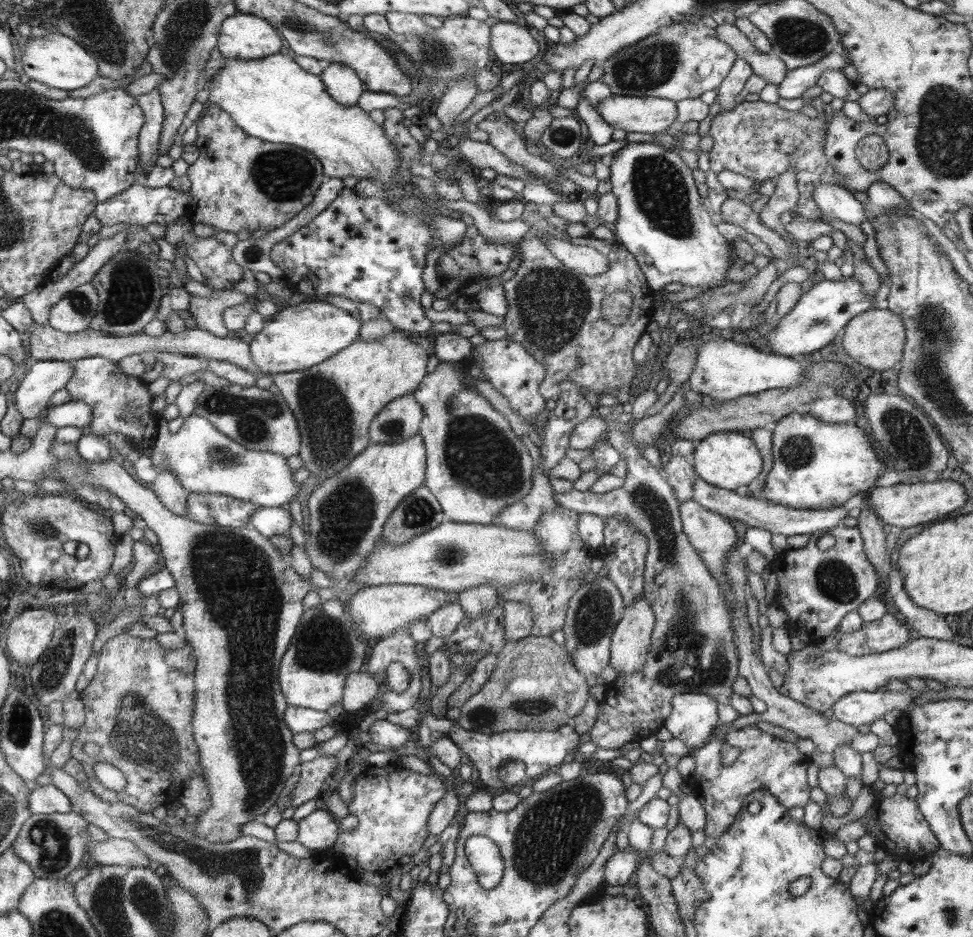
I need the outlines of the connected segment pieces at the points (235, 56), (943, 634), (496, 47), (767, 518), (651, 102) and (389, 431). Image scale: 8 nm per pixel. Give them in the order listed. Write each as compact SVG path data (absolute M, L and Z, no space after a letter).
M238 12L224 20L218 32L218 50L234 61L261 59L284 46L282 35L259 15Z
M904 589L894 596L886 596L886 598L890 604L898 606L911 630L917 632L919 637L954 640L954 632L946 623L945 617L918 606Z
M491 22L490 49L504 64L528 63L540 52L540 45L522 23Z
M698 476L694 478L694 496L692 501L699 503L702 507L706 507L707 510L744 522L748 527L761 528L762 530L768 530L772 534L784 534L787 537L798 536L798 534L819 535L827 533L834 526L842 524L845 518L849 516L849 511L843 507L825 510L799 510L767 502L764 498L757 500L752 496L741 495L737 491L714 486Z
M614 94L602 100L596 111L614 129L652 135L672 126L679 114L672 99Z
M412 394L388 402L371 423L370 442L397 444L415 436L422 428L425 414Z

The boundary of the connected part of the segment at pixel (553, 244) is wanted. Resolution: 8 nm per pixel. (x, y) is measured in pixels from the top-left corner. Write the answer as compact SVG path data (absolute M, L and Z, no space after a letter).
M540 232L540 235L544 235L544 241L546 241L548 249L552 251L552 255L560 260L560 262L563 262L574 273L580 273L588 276L598 276L610 270L609 258L606 258L606 255L602 254L602 252L598 252L596 248L576 245L576 242L566 242L566 240L560 240L560 238L551 238L548 234L546 234L546 232Z

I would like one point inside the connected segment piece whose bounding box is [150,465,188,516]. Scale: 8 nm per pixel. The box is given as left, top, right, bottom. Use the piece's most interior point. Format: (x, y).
(166, 485)

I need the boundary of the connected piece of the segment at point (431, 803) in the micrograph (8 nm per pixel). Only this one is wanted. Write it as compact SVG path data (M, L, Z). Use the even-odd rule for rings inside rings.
M398 763L370 766L356 777L354 786L351 786L352 801L348 804L348 812L358 818L358 826L350 831L340 829L334 852L356 860L364 872L384 876L399 865L398 858L402 854L412 857L424 846L432 809L446 794L445 780L445 777L438 776L438 772L412 772Z

